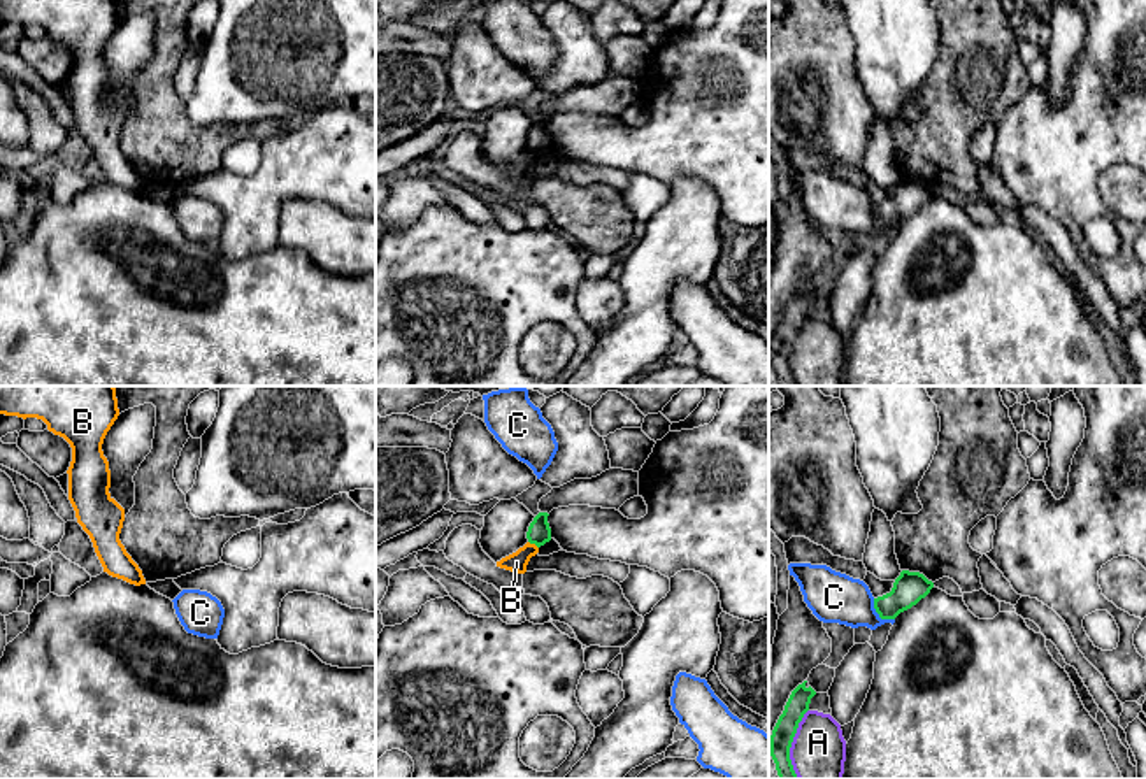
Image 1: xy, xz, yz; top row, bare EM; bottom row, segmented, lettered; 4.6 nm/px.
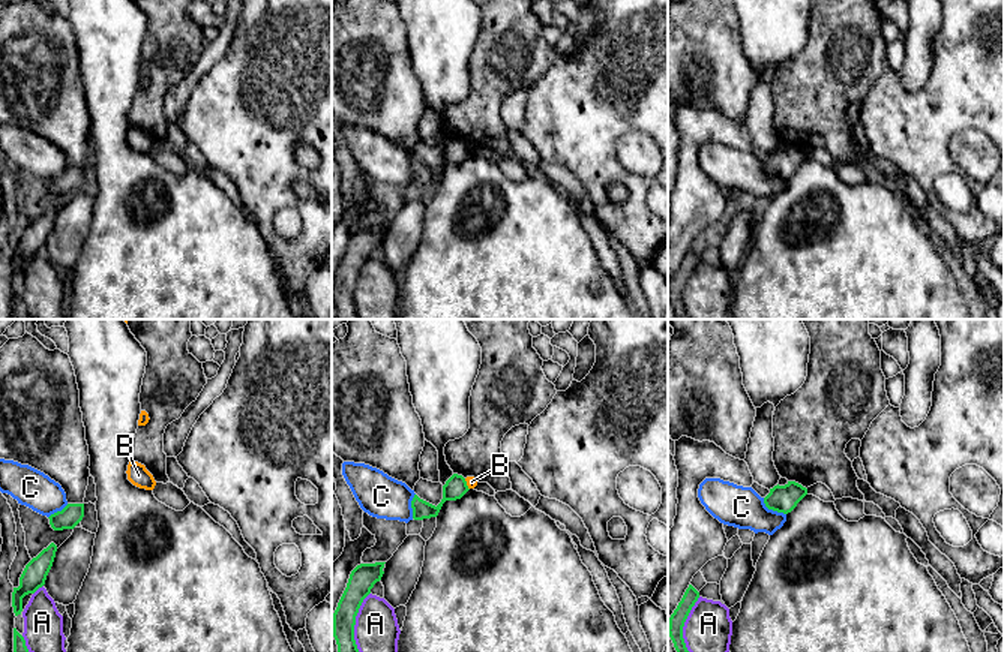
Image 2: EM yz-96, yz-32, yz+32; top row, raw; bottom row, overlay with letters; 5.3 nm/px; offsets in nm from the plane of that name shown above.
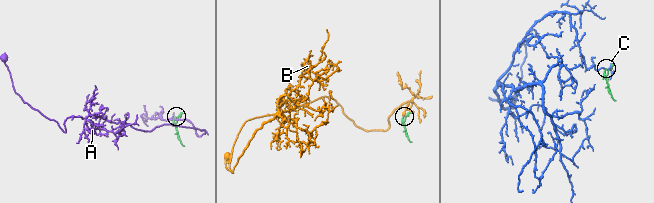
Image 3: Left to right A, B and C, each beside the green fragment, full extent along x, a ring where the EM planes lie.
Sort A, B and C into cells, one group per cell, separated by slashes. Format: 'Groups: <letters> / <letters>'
Groups: A / B / C

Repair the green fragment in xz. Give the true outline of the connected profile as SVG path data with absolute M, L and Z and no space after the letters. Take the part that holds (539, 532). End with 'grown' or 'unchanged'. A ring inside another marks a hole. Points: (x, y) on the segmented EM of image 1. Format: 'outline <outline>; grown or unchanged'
outline M539 512L528 526L526 539L537 547L551 540L551 528L548 523L548 512Z; unchanged

